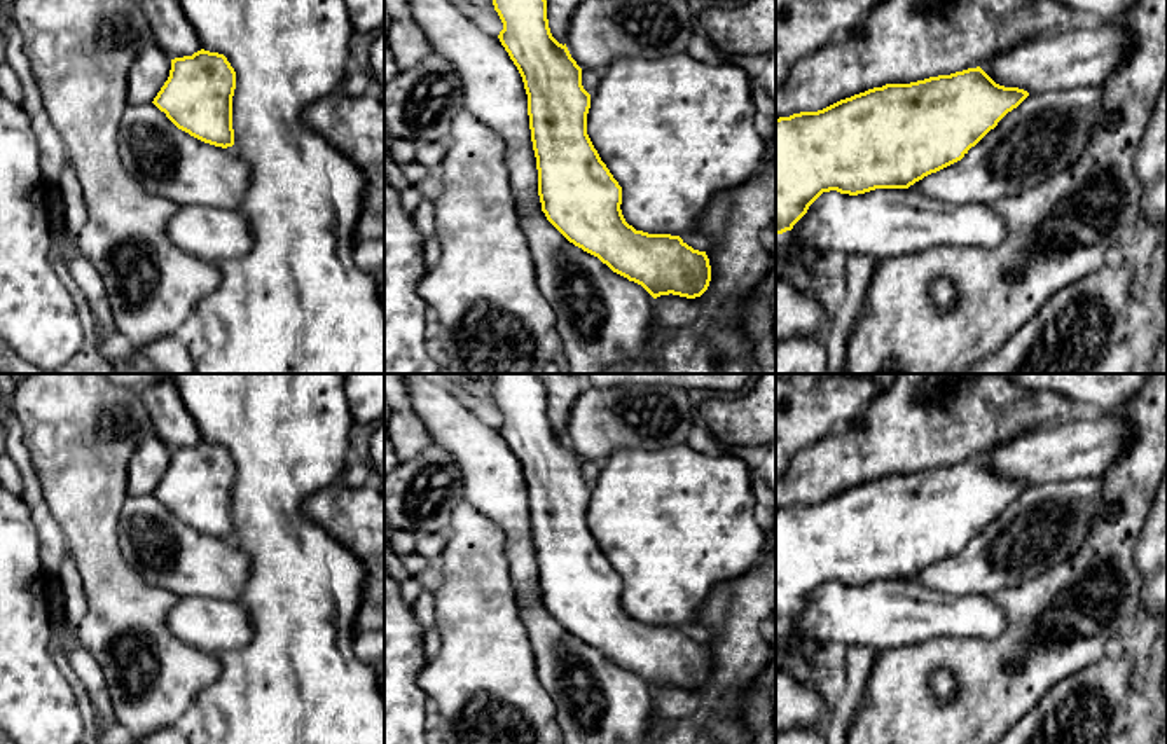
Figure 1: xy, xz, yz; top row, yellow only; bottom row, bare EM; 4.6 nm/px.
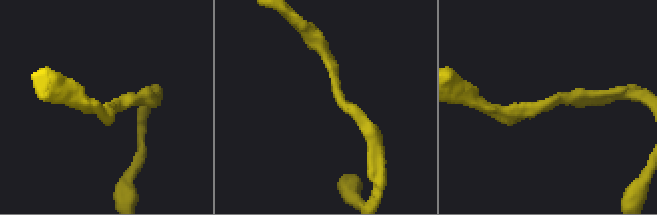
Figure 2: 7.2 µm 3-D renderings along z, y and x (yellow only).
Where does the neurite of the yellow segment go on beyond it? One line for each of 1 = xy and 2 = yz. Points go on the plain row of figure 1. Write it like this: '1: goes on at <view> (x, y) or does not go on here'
1: goes on at xy (170, 554)
2: goes on at yz (1042, 528)

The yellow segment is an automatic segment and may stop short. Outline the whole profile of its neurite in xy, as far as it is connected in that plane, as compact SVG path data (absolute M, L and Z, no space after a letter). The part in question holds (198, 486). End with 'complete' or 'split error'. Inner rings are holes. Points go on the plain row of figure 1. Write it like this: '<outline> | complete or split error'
M197 442L171 451L169 468L152 494L128 494L119 517L124 561L150 585L178 597L238 599L248 578L250 557L232 540L232 487L236 463L224 445Z | split error

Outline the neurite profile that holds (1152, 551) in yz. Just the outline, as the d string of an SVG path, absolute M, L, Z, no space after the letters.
M1167 473L1137 543L1136 562L1144 578L1139 610L1167 610Z

